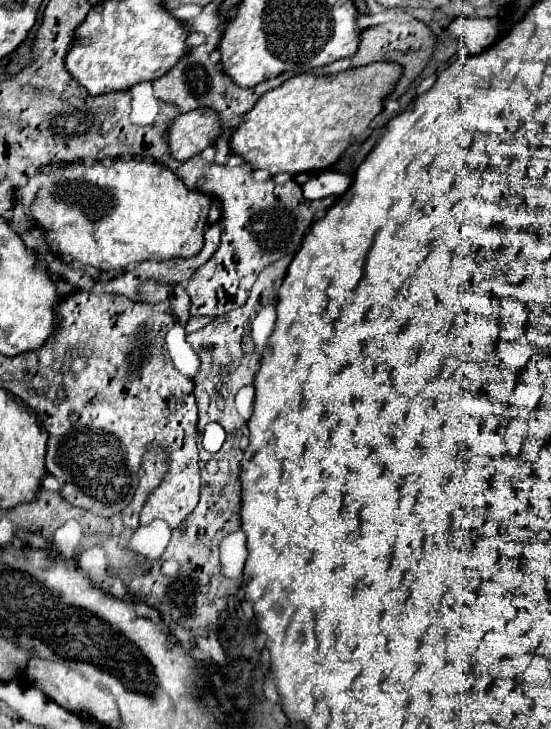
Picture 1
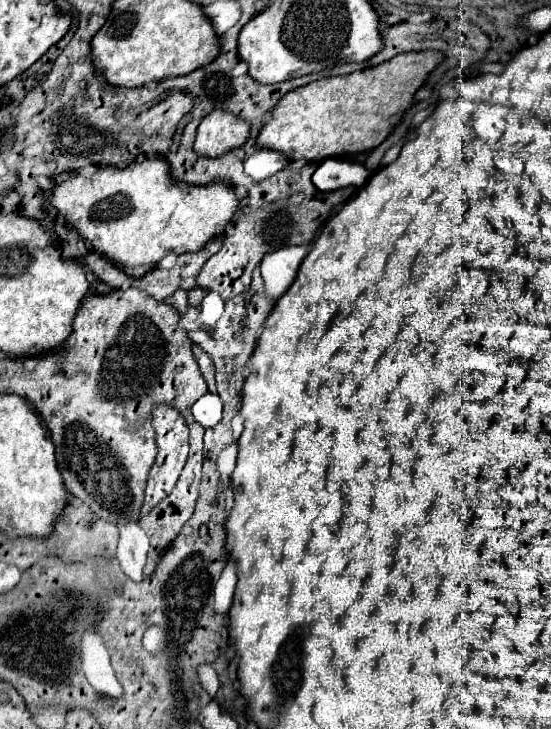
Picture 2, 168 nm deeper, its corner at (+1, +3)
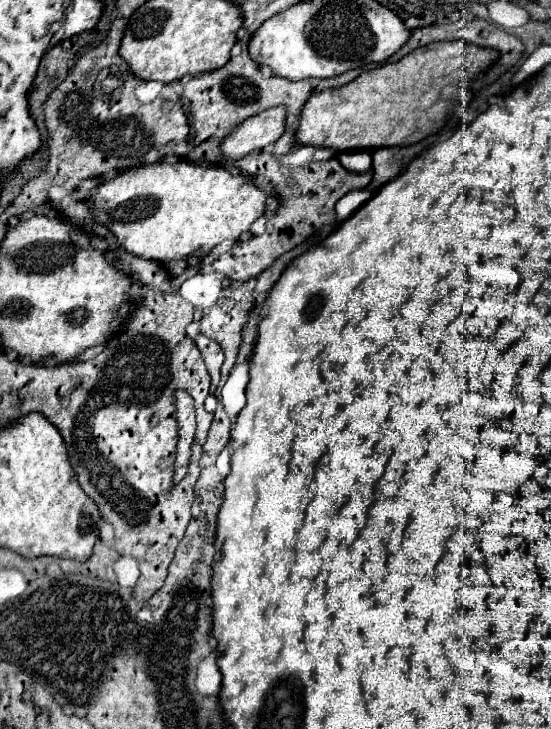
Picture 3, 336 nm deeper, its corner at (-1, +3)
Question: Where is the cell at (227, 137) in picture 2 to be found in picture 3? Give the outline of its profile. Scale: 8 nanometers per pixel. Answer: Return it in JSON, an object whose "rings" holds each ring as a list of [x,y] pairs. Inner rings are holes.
{"rings":[[[284,108],[264,110],[244,120],[220,142],[220,152],[230,160],[240,160],[254,150],[276,142],[284,132]]]}

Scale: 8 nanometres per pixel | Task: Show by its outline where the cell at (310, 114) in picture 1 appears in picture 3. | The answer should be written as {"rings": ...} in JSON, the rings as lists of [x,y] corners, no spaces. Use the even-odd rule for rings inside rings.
{"rings":[[[466,40],[432,42],[398,62],[360,74],[346,86],[312,94],[300,112],[294,138],[300,146],[330,148],[338,152],[416,144],[442,128],[454,103],[468,106],[468,101],[442,97],[444,88],[469,86],[469,94],[472,94],[473,82],[496,58],[498,54],[492,48],[480,48]]]}

